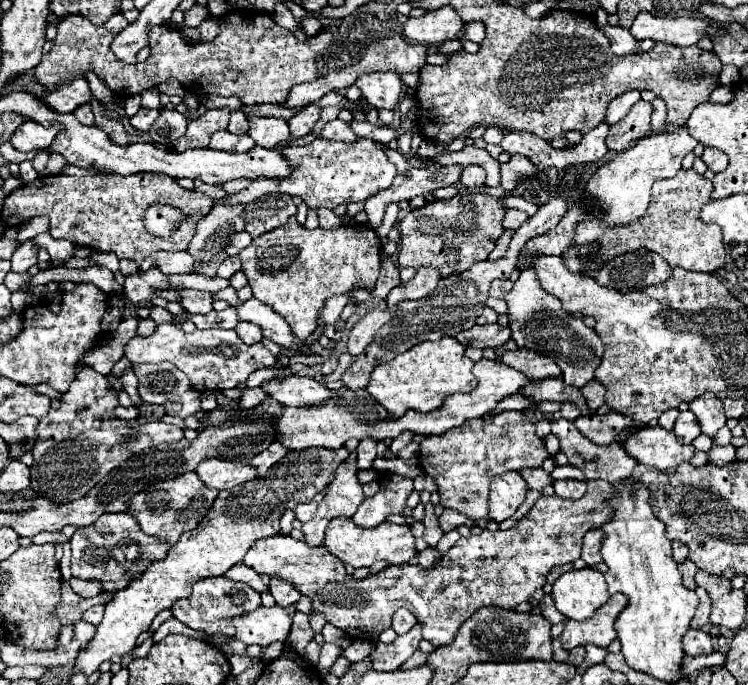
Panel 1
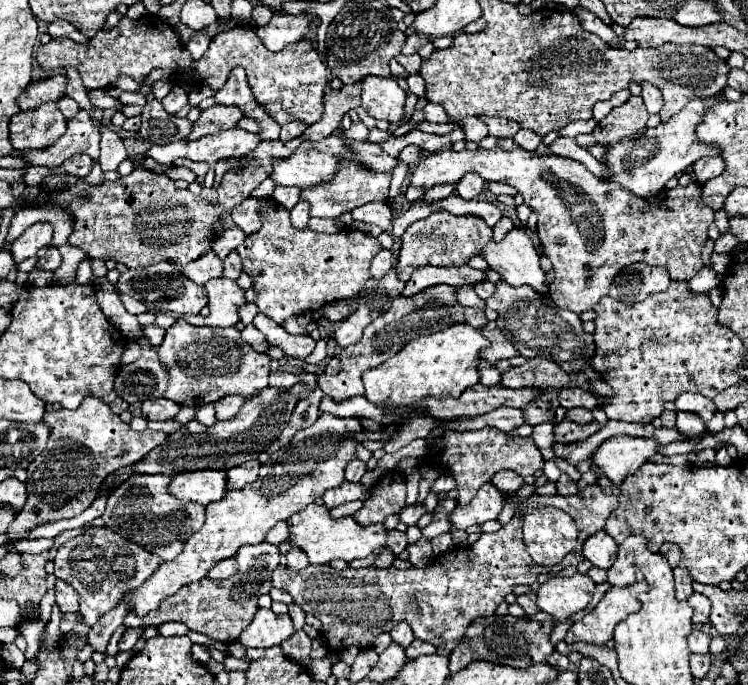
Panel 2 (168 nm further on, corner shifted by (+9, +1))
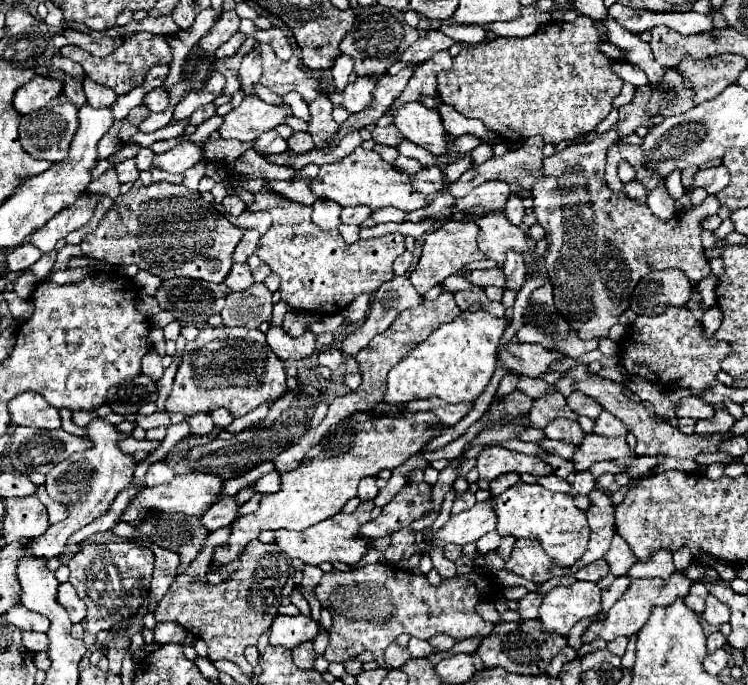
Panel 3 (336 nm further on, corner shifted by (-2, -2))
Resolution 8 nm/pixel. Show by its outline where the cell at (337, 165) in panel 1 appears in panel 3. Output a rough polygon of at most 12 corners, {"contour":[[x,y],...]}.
{"contour":[[366,205],[344,207],[340,213],[342,223],[362,225],[372,213]]}

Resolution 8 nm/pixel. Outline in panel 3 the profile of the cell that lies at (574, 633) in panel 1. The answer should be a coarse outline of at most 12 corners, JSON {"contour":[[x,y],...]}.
{"contour":[[636,579],[582,641],[636,635],[652,607],[686,597],[692,581]]}

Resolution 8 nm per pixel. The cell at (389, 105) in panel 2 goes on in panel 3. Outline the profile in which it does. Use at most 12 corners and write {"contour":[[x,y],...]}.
{"contour":[[420,101],[396,109],[396,129],[434,155],[448,153],[436,109]]}

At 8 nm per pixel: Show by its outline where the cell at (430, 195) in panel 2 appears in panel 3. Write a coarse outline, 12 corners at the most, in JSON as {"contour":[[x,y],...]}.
{"contour":[[544,139],[492,157],[446,189],[464,197],[498,179],[530,191],[540,175]]}

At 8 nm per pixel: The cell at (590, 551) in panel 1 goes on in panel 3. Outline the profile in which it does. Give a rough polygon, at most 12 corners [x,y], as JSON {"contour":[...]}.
{"contour":[[620,535],[612,537],[604,555],[610,573],[626,575],[638,561]]}

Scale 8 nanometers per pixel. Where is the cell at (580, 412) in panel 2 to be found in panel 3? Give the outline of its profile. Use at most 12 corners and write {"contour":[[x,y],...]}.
{"contour":[[612,413],[594,419],[594,433],[624,437],[628,429]]}

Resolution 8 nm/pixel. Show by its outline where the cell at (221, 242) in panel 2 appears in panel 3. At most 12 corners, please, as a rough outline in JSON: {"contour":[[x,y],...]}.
{"contour":[[244,231],[232,253],[234,263],[246,263],[260,235]]}

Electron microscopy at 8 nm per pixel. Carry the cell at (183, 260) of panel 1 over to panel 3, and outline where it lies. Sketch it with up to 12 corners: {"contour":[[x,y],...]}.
{"contour":[[234,263],[224,285],[244,291],[254,283],[246,263]]}

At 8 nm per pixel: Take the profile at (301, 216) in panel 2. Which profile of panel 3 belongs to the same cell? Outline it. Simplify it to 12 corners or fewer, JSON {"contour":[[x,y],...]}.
{"contour":[[332,201],[312,205],[312,223],[318,229],[336,229],[340,209]]}

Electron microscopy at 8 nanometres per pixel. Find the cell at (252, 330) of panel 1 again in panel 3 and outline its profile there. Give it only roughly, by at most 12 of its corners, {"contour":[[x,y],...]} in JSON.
{"contour":[[270,327],[266,341],[282,361],[308,357],[314,333],[294,339],[282,327]]}

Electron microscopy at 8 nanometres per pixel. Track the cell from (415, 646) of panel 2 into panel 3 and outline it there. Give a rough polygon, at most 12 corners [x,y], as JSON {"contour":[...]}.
{"contour":[[448,635],[428,639],[436,651],[448,651],[456,641]]}

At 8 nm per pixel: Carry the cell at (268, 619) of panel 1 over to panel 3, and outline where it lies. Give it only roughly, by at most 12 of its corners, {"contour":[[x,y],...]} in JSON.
{"contour":[[276,615],[270,645],[294,649],[312,641],[318,623],[310,617]]}

